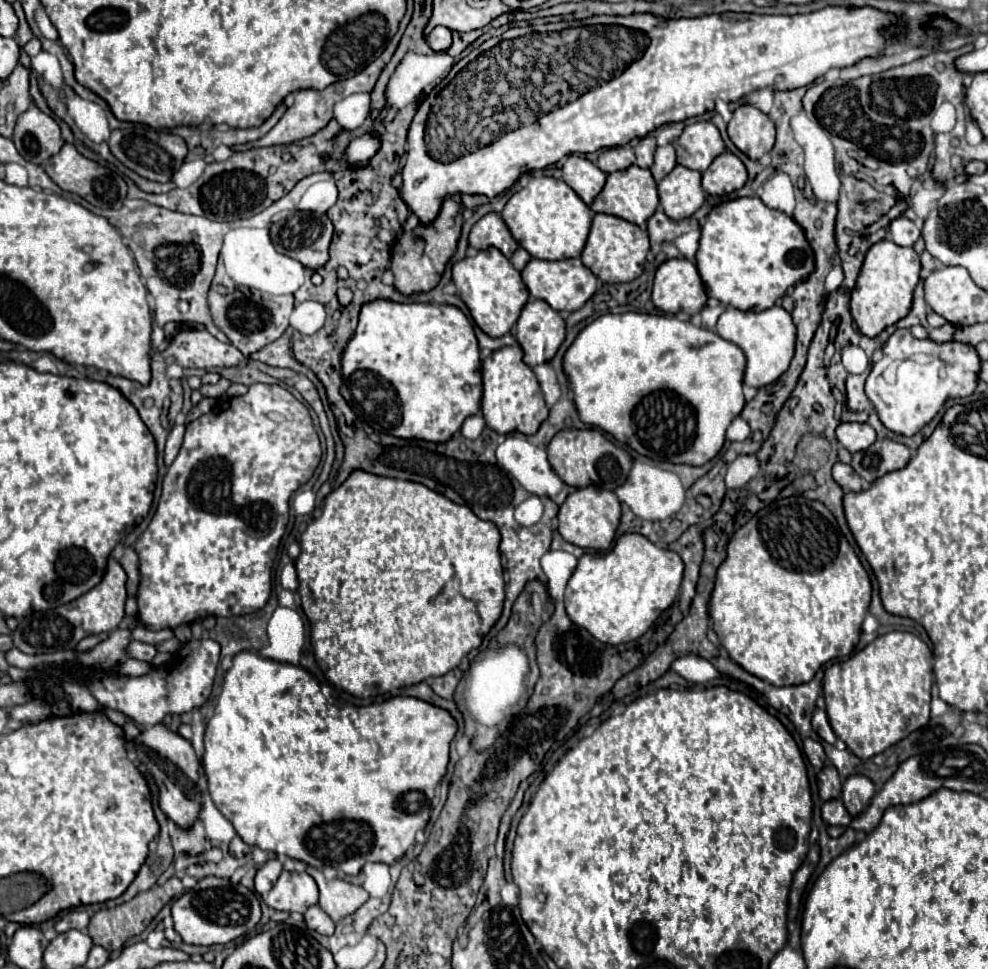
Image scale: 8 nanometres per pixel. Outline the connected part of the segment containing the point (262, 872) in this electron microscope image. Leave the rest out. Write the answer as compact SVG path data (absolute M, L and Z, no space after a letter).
M270 859L266 865L262 865L262 867L258 869L258 873L256 873L256 877L254 877L254 887L256 887L256 891L264 897L264 895L272 889L272 885L278 881L280 873L282 873L282 863L280 863L278 859Z

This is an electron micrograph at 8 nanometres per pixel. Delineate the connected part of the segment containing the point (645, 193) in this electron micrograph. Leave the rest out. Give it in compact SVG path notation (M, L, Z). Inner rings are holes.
M632 165L624 171L614 171L608 175L608 181L602 189L602 193L594 199L590 205L596 213L608 213L614 217L622 217L630 223L636 223L638 227L646 227L646 221L654 215L658 207L658 191L656 191L656 181L648 169L642 169L638 165Z

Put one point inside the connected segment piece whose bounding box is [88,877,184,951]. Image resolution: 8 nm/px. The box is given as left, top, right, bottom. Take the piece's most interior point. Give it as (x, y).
(111, 929)

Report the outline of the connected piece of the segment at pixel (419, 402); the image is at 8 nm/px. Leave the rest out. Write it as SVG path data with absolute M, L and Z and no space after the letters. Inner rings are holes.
M376 299L364 305L356 333L342 355L340 393L354 413L378 433L430 443L444 443L452 439L452 435L460 431L464 419L480 411L480 347L472 323L454 305L394 303L386 299ZM464 385L470 385L470 391L464 391Z

